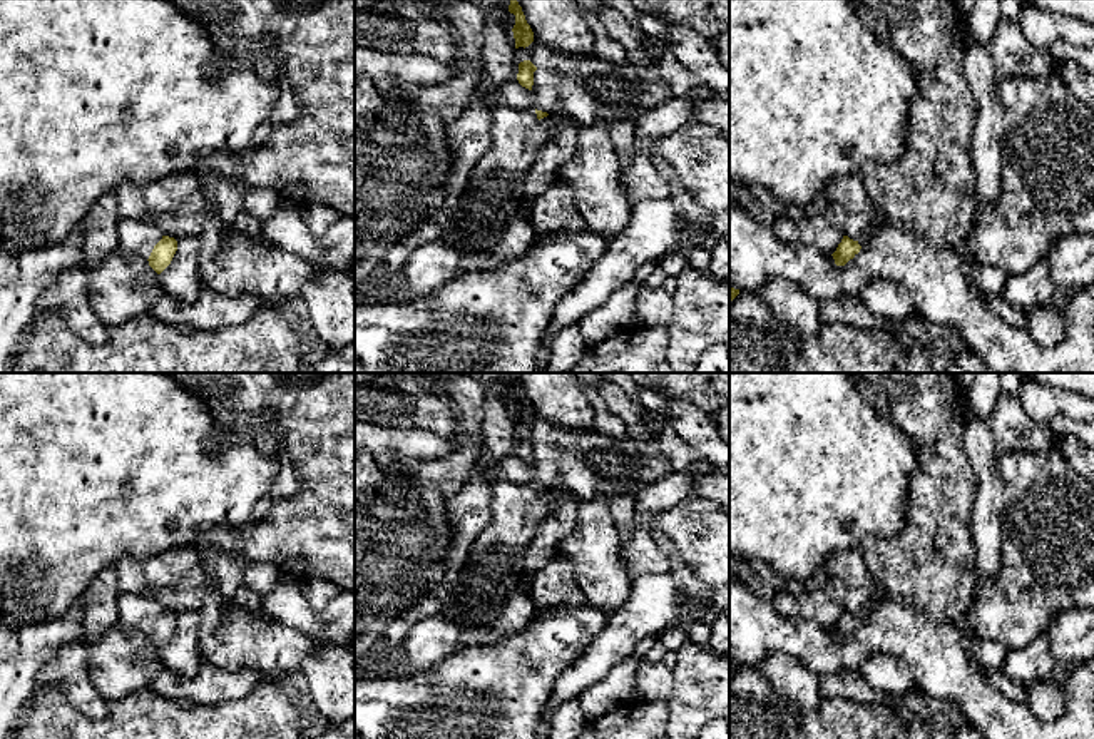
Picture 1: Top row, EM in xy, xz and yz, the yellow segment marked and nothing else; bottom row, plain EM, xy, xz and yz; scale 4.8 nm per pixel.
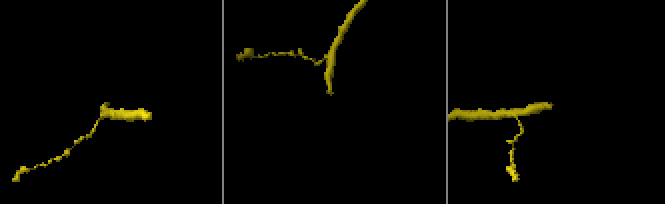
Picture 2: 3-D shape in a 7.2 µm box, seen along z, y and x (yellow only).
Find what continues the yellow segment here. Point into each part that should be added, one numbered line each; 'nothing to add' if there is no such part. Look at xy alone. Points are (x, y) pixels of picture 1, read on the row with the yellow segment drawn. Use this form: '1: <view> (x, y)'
1: xy (136, 234)

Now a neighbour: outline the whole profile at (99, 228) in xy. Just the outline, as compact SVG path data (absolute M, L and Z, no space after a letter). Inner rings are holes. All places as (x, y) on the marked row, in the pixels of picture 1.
M115 191L105 192L80 222L84 232L84 264L99 266L110 254L119 251Z

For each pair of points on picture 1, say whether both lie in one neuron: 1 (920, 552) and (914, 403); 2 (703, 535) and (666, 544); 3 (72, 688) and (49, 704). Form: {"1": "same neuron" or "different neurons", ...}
{"1": "same neuron", "2": "different neurons", "3": "different neurons"}

